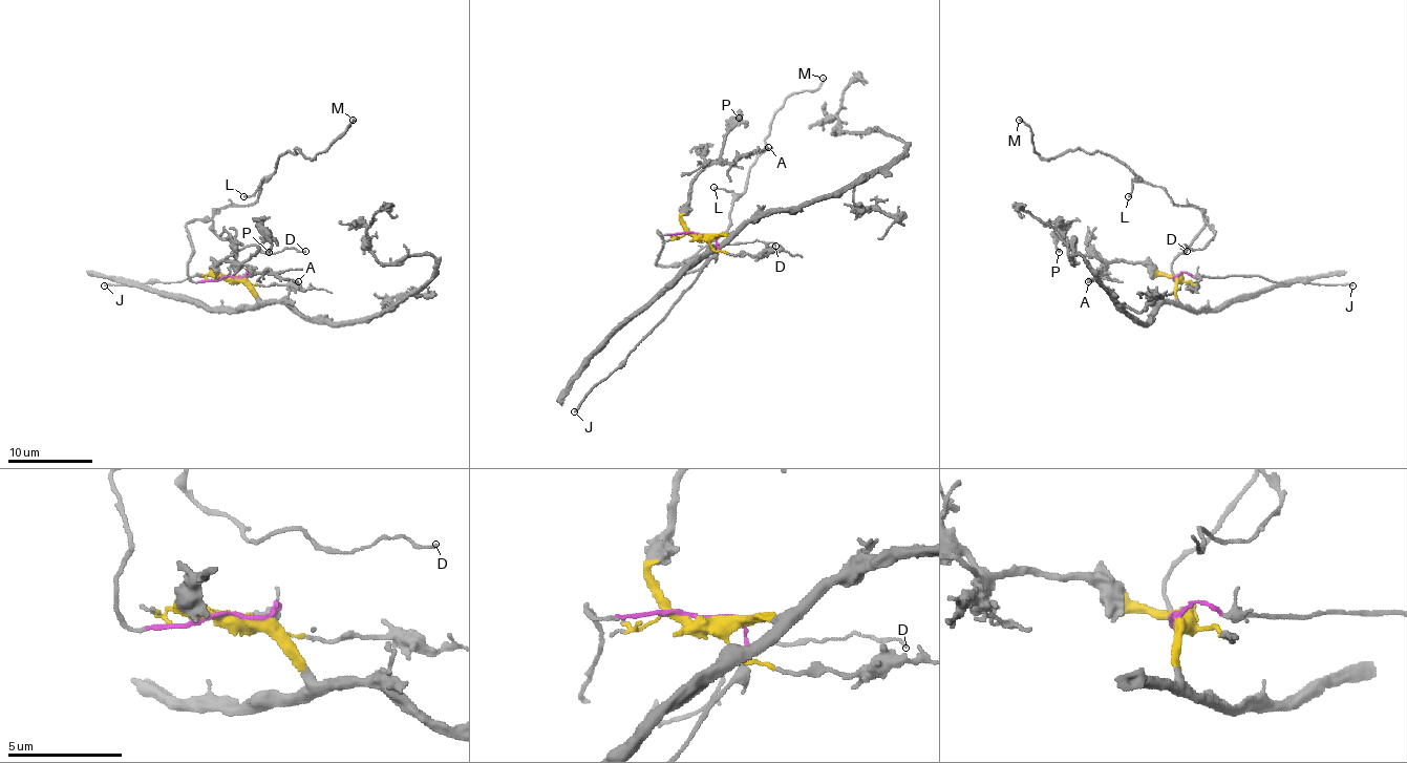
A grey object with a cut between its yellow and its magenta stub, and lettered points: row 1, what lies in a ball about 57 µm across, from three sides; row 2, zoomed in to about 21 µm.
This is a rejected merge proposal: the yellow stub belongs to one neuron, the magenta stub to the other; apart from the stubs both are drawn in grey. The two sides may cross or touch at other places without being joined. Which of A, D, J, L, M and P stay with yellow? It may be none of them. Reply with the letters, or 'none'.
A, P

